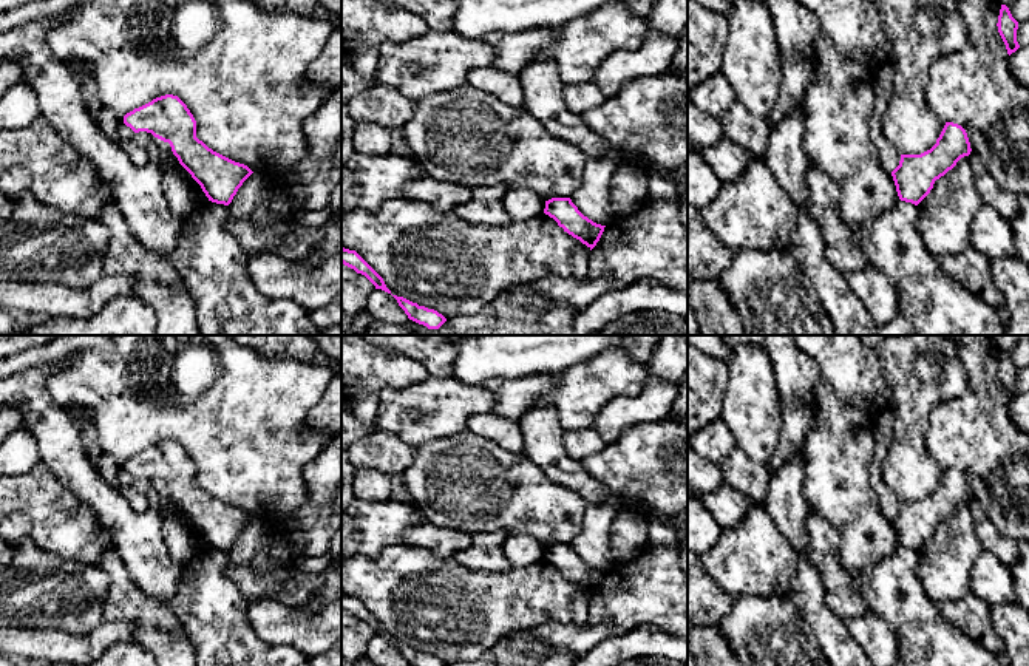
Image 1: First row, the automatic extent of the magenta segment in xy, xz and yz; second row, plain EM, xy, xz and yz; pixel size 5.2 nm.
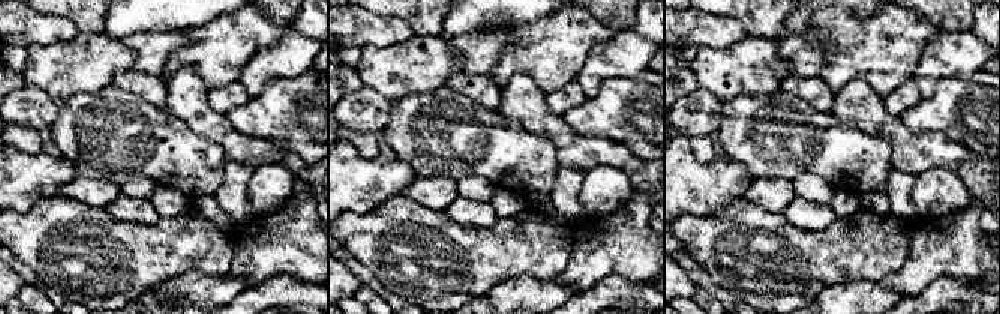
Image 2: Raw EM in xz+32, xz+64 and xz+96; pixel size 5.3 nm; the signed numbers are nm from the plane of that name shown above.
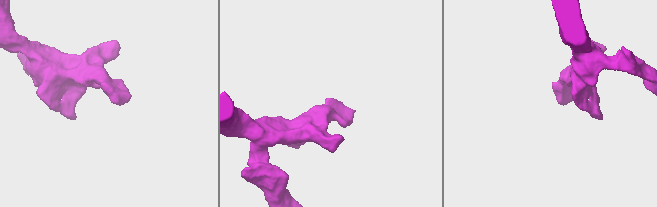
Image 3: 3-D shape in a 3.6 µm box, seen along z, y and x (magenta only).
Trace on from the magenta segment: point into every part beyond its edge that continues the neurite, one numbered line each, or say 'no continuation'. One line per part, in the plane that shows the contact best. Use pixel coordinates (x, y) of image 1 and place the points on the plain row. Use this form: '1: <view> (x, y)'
no continuation

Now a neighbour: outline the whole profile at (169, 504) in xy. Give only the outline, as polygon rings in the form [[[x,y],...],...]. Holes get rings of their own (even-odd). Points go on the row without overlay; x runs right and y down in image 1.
[[[168,488],[162,490],[162,508],[168,510],[170,513],[178,515],[181,519],[187,521],[188,525],[192,527],[192,533],[195,538],[195,545],[196,545],[196,555],[198,558],[201,553],[207,552],[212,549],[205,539],[202,538],[201,532],[192,524],[192,521],[179,510],[178,504],[173,501],[172,493]]]

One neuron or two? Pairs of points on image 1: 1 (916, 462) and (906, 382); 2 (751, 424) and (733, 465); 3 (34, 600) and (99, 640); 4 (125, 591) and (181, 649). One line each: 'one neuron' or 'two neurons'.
1: one neuron
2: two neurons
3: two neurons
4: one neuron

